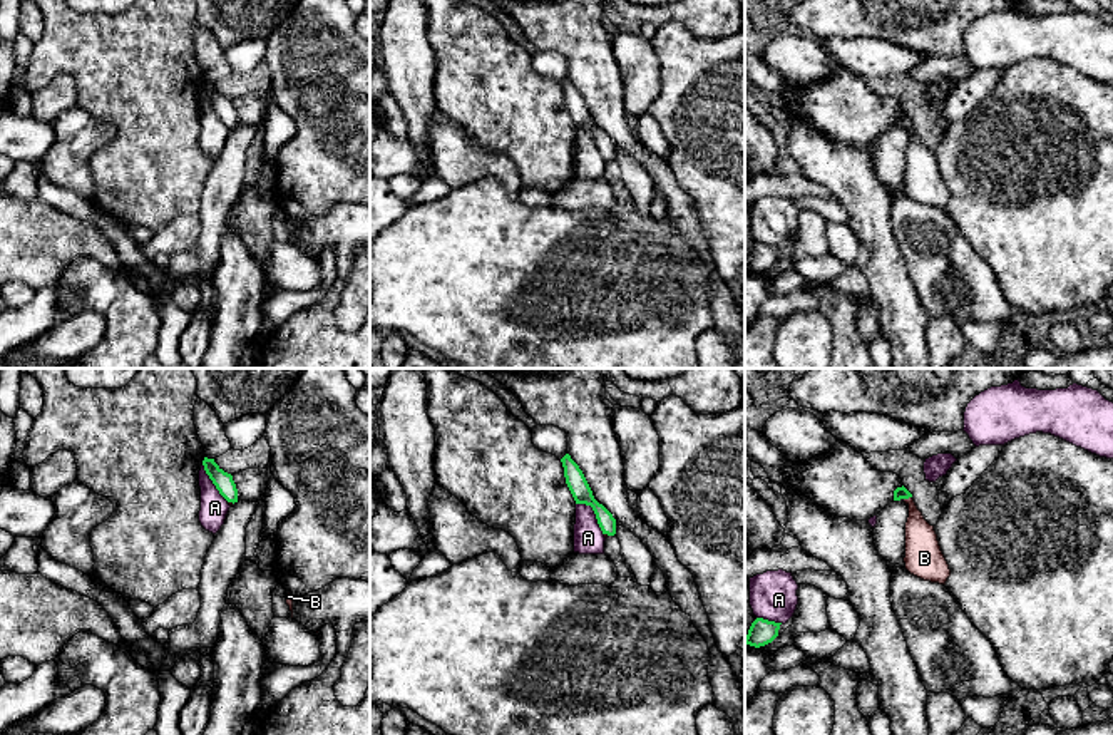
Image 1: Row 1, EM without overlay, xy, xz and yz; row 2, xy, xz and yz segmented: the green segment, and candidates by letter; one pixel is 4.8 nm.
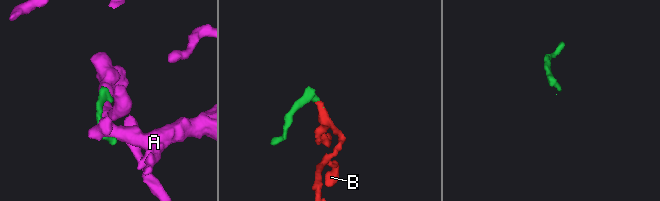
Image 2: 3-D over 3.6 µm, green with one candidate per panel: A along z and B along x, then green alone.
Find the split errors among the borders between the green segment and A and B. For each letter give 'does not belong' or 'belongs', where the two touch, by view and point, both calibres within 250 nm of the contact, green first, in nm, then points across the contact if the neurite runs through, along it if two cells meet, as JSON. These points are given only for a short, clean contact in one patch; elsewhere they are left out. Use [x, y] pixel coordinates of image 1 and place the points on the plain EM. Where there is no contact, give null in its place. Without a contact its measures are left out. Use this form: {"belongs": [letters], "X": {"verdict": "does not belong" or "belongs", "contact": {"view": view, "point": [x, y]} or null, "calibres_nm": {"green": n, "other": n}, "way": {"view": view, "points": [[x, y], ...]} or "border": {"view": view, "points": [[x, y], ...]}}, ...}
{"belongs": ["B"], "A": {"verdict": "does not belong", "contact": {"view": "xz", "point": [594, 138]}, "calibres_nm": {"green": 90, "other": 140}}, "B": {"verdict": "belongs", "contact": {"view": "yz", "point": [907, 123]}, "calibres_nm": {"green": 60, "other": 160}, "way": {"view": "yz", "points": [[901, 118], [907, 123], [921, 166]]}}}

